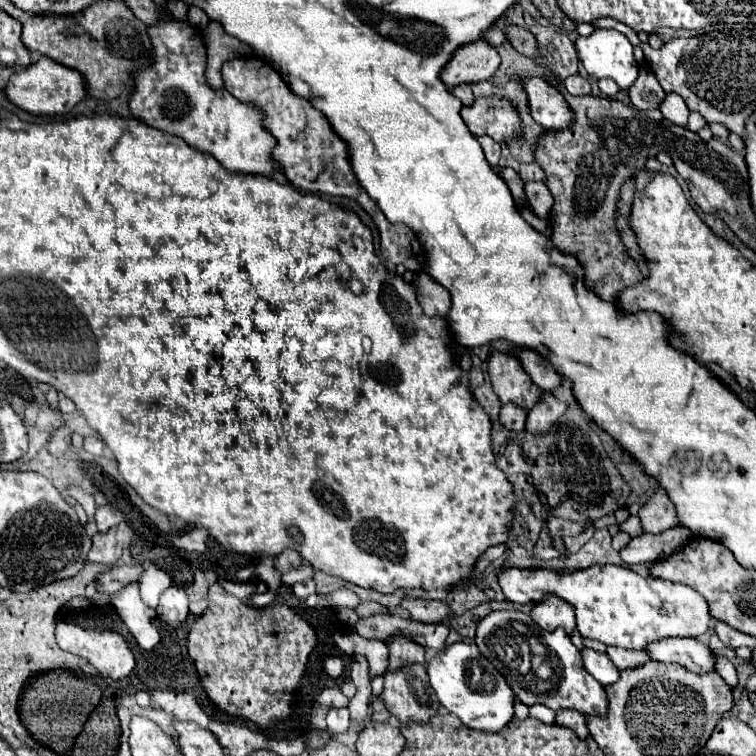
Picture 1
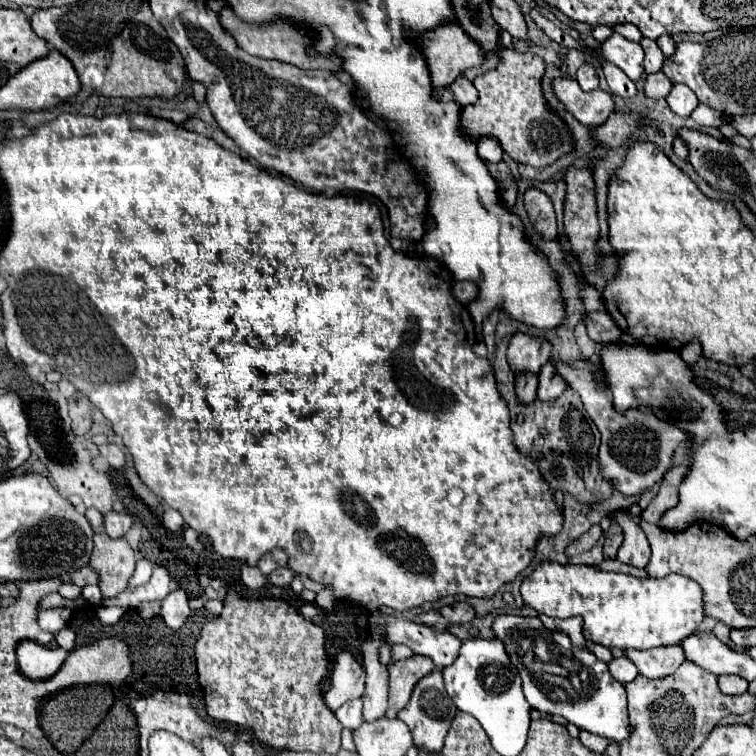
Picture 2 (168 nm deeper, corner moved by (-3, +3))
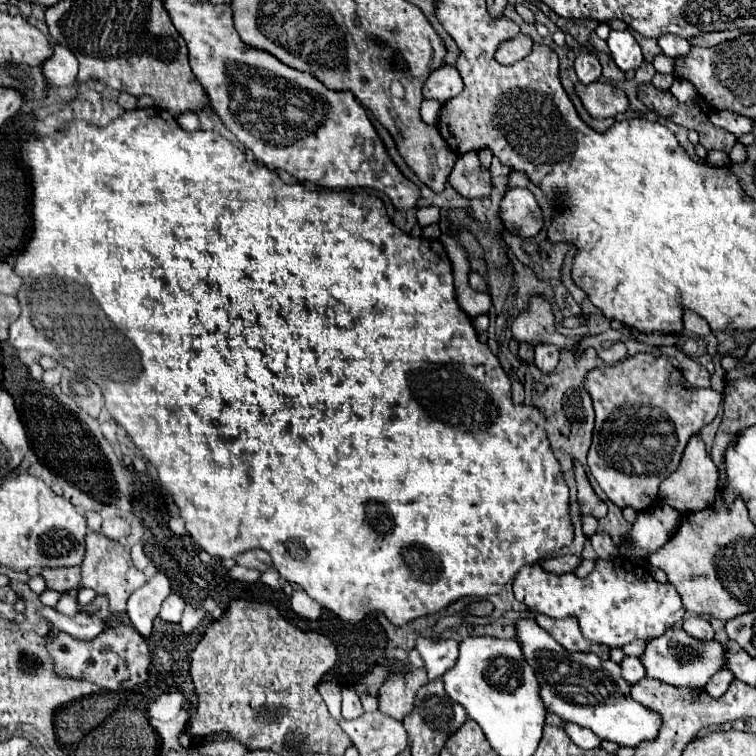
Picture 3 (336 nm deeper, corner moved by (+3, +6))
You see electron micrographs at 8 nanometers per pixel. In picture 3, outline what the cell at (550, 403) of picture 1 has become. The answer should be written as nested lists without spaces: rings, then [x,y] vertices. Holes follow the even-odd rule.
[[[538,345],[538,347],[536,347],[534,365],[536,365],[542,373],[550,375],[550,373],[556,369],[556,365],[558,365],[558,355],[560,355],[560,349],[558,349],[558,347],[554,347],[554,345]]]

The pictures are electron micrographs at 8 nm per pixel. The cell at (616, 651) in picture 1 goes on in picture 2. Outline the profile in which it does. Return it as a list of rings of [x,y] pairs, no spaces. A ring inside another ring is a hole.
[[[664,646],[664,648],[648,648],[648,650],[628,650],[626,654],[638,668],[642,676],[648,678],[664,678],[676,672],[676,668],[686,660],[682,646]]]

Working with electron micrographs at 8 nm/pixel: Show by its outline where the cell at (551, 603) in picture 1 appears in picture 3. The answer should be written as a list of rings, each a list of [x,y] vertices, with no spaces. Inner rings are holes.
[[[536,615],[536,623],[546,629],[560,645],[564,645],[570,651],[594,651],[600,653],[600,657],[606,651],[606,659],[608,659],[608,651],[606,647],[600,647],[596,643],[590,643],[582,637],[580,629],[578,629],[578,621],[574,621],[574,617],[566,617],[566,619],[552,619],[546,615]]]

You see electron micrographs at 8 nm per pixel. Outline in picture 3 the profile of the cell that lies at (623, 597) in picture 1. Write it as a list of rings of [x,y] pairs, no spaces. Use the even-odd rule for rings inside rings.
[[[624,557],[598,561],[594,571],[584,579],[576,573],[548,573],[538,563],[526,565],[514,577],[514,597],[528,609],[552,619],[578,617],[582,635],[588,641],[608,647],[622,647],[636,639],[650,641],[660,637],[666,629],[680,623],[686,613],[674,585],[654,581],[644,567]]]

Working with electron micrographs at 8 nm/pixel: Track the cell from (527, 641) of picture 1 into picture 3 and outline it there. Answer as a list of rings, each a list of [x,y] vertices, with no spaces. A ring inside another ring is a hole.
[[[520,619],[514,623],[514,629],[526,663],[534,667],[536,673],[542,673],[540,699],[550,713],[556,713],[564,721],[578,723],[580,727],[594,731],[600,739],[618,745],[634,747],[638,741],[656,737],[662,723],[658,713],[650,713],[630,699],[628,683],[622,679],[618,663],[610,659],[604,661],[596,653],[572,653],[564,649],[534,619]]]

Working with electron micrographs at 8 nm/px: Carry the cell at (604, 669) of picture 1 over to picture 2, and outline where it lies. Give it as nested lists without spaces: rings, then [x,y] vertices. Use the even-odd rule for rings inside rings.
[[[614,658],[610,664],[608,664],[608,668],[610,668],[610,672],[612,672],[612,676],[616,678],[616,680],[620,680],[622,684],[628,684],[628,682],[632,682],[640,672],[638,672],[638,668],[632,664],[632,660],[628,660],[628,658]]]

